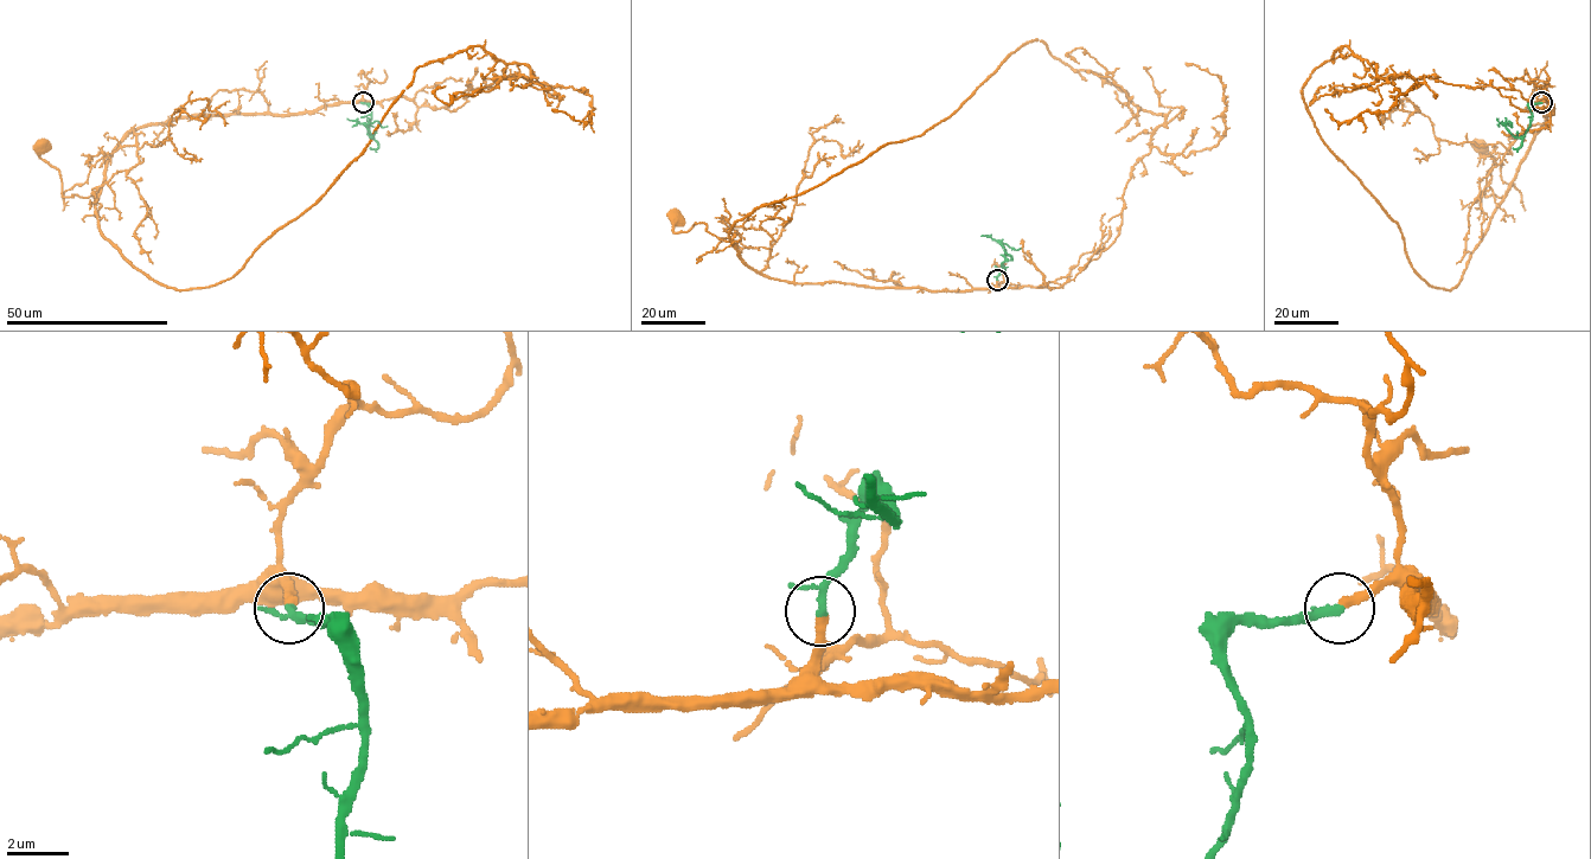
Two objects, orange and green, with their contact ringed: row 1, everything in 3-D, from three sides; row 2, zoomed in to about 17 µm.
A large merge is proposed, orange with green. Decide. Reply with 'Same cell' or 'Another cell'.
Same cell

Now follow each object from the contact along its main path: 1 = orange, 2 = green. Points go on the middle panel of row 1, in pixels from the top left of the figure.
1: (997, 279), (990, 288), (954, 292), (774, 279), (746, 263), (707, 225), (675, 232), (673, 217)
2: (997, 279), (1000, 270), (1004, 269), (1005, 250), (1001, 244), (1021, 248)

